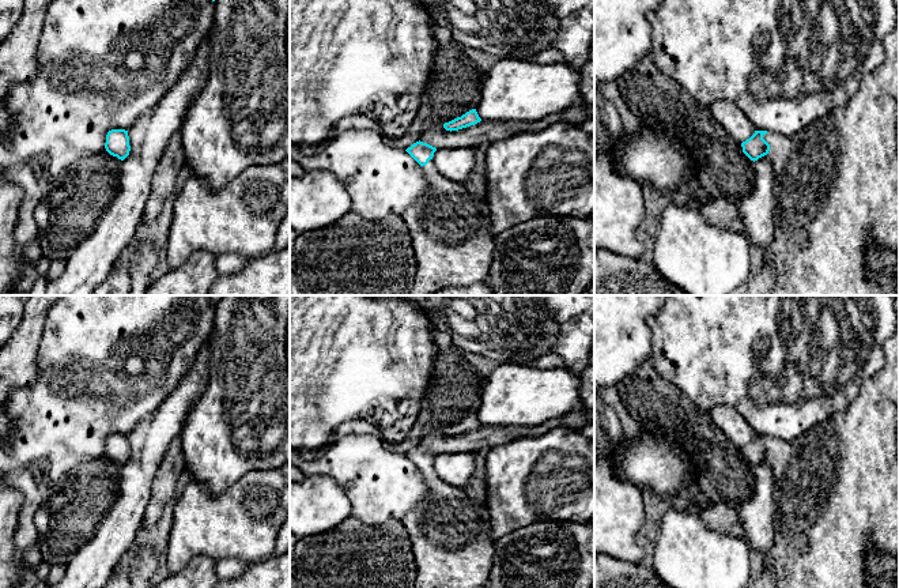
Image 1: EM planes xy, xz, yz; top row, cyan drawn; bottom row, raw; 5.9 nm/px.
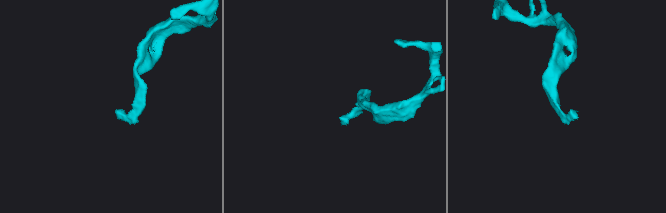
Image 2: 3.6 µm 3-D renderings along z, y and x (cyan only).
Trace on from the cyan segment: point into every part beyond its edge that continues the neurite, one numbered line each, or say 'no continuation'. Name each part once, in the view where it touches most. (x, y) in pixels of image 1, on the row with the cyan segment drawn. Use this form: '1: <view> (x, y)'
1: yz (835, 183)

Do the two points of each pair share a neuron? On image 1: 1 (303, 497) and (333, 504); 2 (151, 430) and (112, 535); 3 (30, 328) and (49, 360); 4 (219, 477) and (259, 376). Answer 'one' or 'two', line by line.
1: one
2: one
3: two
4: one

